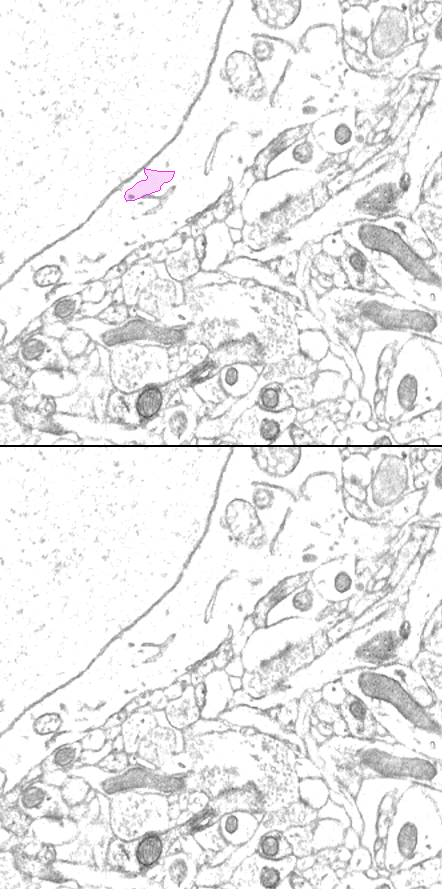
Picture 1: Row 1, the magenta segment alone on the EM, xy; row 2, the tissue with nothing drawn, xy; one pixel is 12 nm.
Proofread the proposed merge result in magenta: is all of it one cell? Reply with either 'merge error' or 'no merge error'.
merge error

